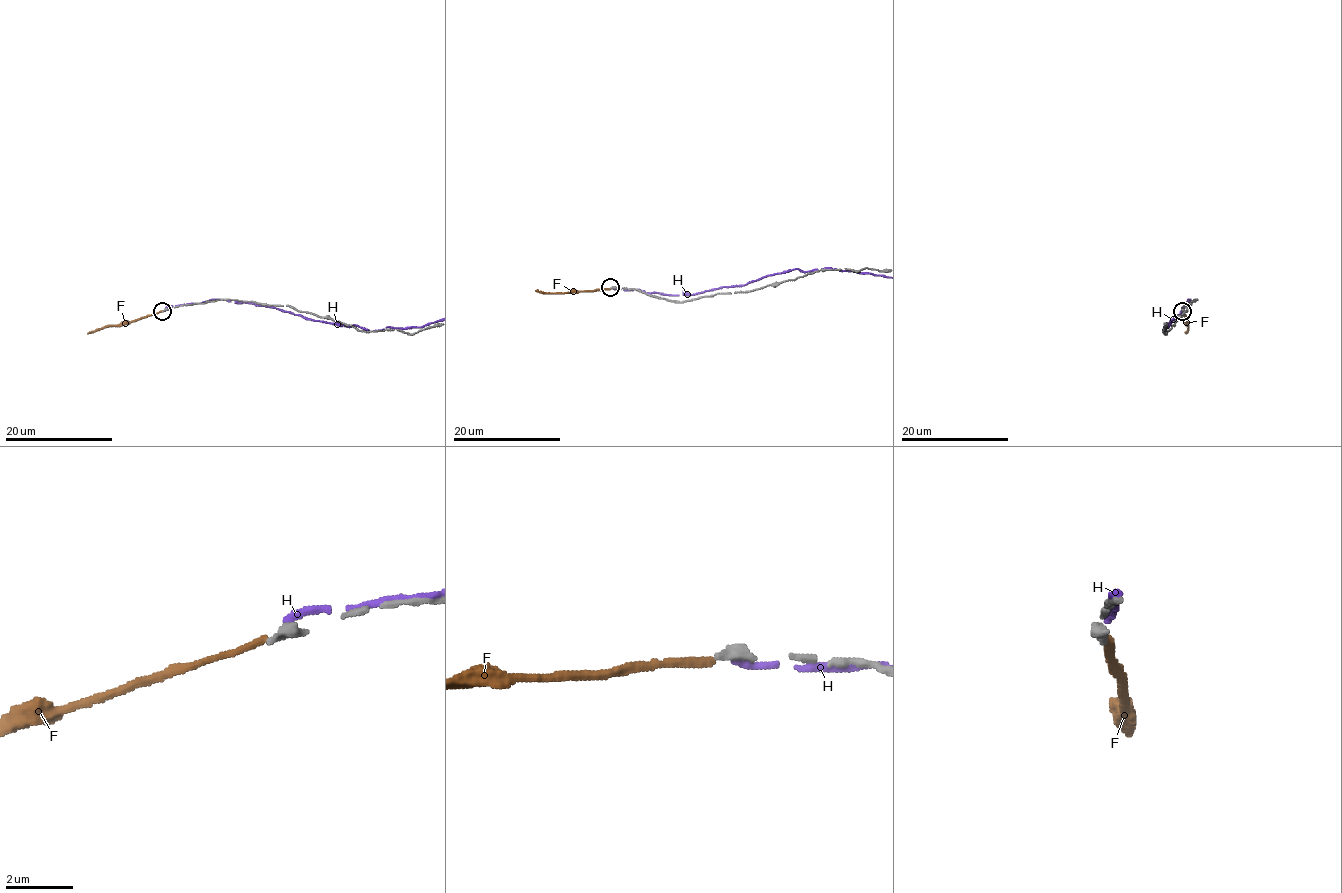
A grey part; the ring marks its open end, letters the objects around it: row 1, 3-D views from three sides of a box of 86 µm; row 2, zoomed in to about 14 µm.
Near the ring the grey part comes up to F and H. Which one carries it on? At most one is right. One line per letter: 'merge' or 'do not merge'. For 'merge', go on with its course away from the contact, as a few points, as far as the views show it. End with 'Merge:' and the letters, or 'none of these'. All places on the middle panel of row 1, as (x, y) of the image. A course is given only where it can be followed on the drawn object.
F: do not merge
H: do not merge
Merge: none of these

